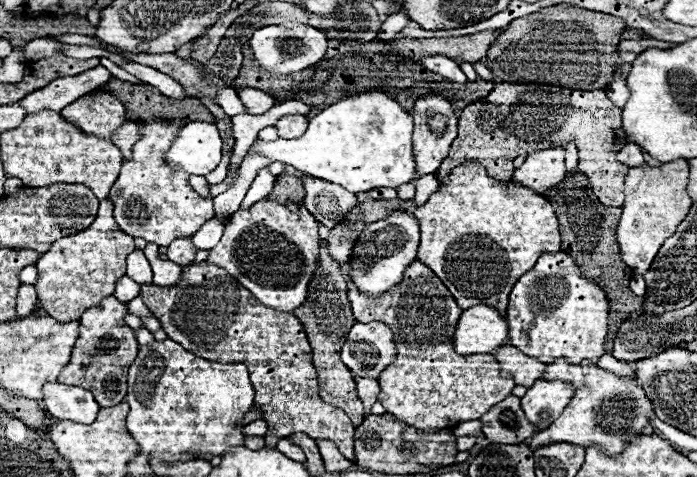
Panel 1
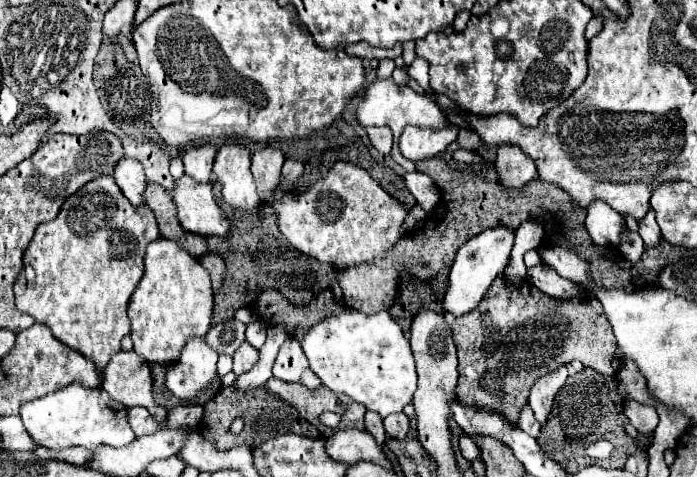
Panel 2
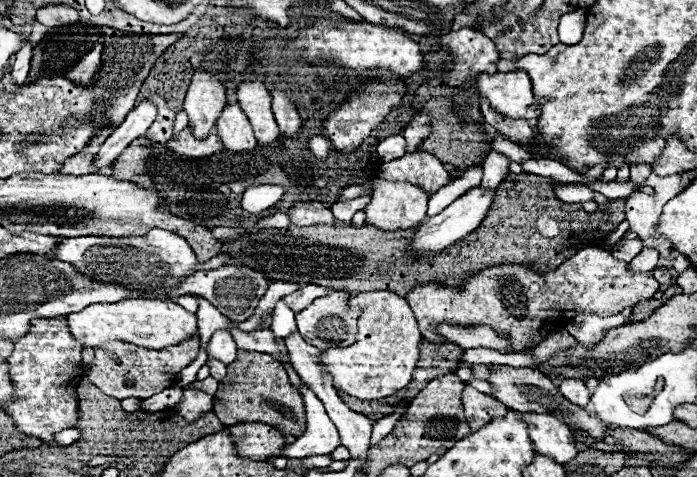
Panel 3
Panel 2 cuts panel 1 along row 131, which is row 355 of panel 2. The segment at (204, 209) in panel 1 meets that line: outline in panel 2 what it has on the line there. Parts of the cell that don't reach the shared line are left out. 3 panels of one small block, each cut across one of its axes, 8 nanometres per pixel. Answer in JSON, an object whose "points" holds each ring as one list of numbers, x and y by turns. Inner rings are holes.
{"points":[[164,238,148,244,144,264,144,278,128,304,134,352,148,362,174,362,180,358,180,350,184,350,188,338,200,338,210,328,214,308,210,276,200,266,198,258]]}

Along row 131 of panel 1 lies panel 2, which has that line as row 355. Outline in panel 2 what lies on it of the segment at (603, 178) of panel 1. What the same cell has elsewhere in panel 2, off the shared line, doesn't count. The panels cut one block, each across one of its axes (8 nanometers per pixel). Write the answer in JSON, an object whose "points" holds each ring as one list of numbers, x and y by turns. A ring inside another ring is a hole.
{"points":[[498,276,492,282,484,300,478,304,478,308,454,320,452,336,458,348,458,402,468,408,476,406,476,410,496,410,500,416,508,416,514,426,518,426,520,412,528,404,528,394,536,378,552,374,552,370,558,370,560,366,566,366,572,360,580,360,585,367,612,376,622,364,612,326,598,300,582,300,578,296,574,300,558,300,540,292,528,280,522,282,522,286,508,288,504,284,504,278]]}

